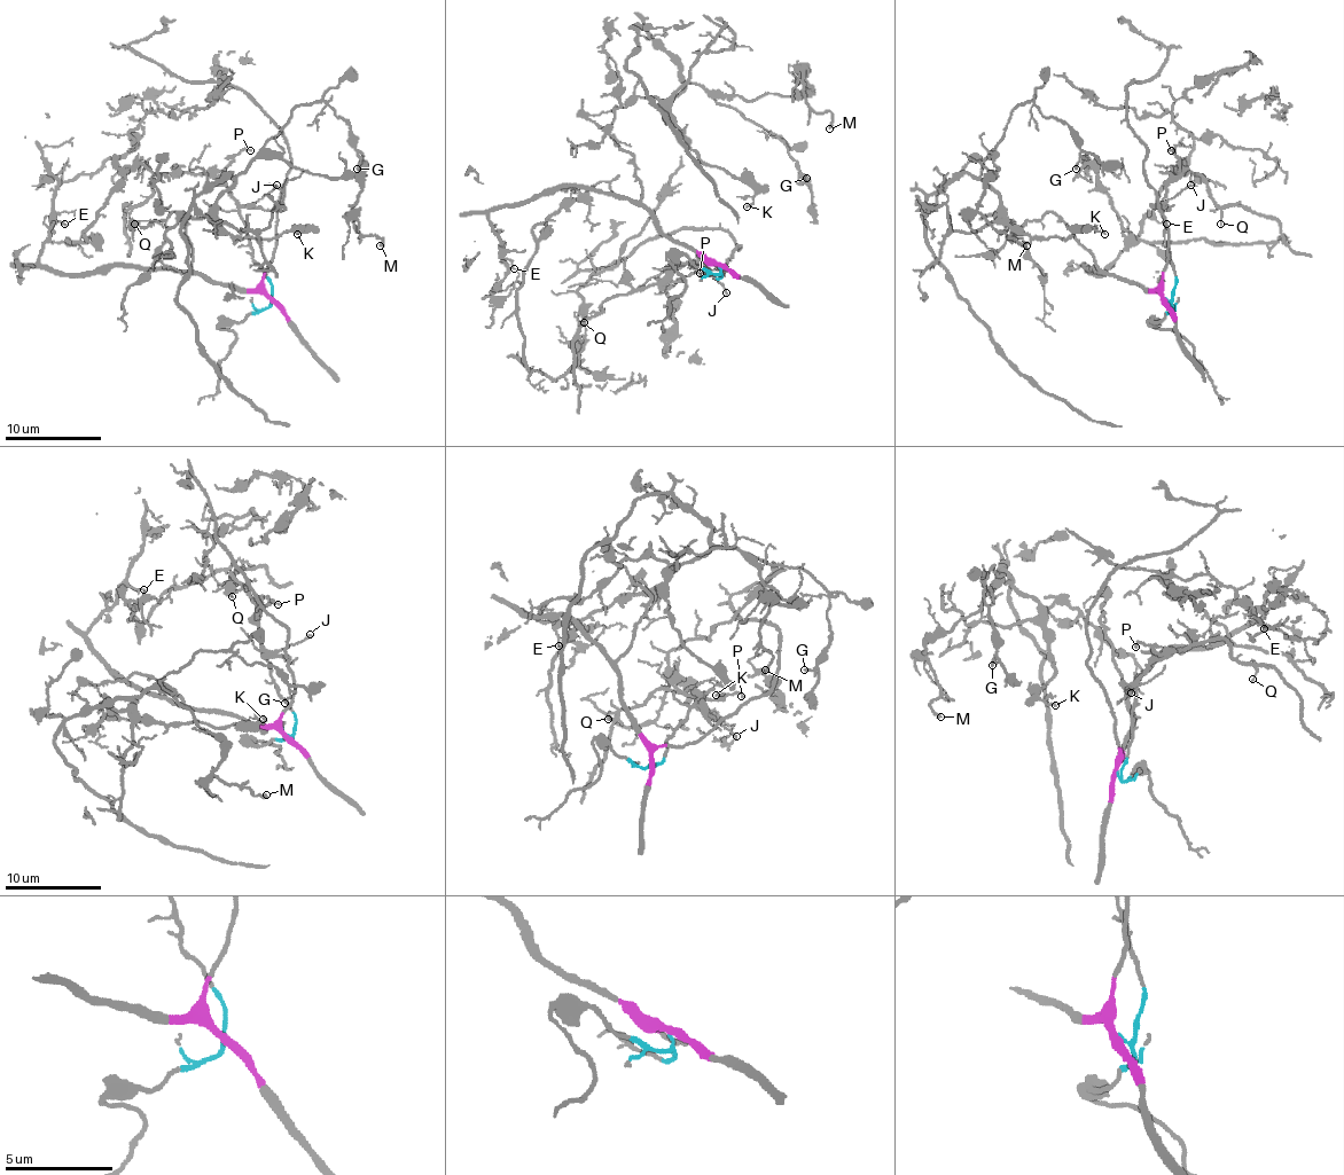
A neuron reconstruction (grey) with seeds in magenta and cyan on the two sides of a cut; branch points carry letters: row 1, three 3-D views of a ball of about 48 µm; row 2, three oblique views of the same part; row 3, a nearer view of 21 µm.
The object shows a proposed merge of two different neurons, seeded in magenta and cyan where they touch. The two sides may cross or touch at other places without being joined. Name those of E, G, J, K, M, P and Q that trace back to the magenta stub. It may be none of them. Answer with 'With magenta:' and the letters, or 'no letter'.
With magenta: E, G, K, M

